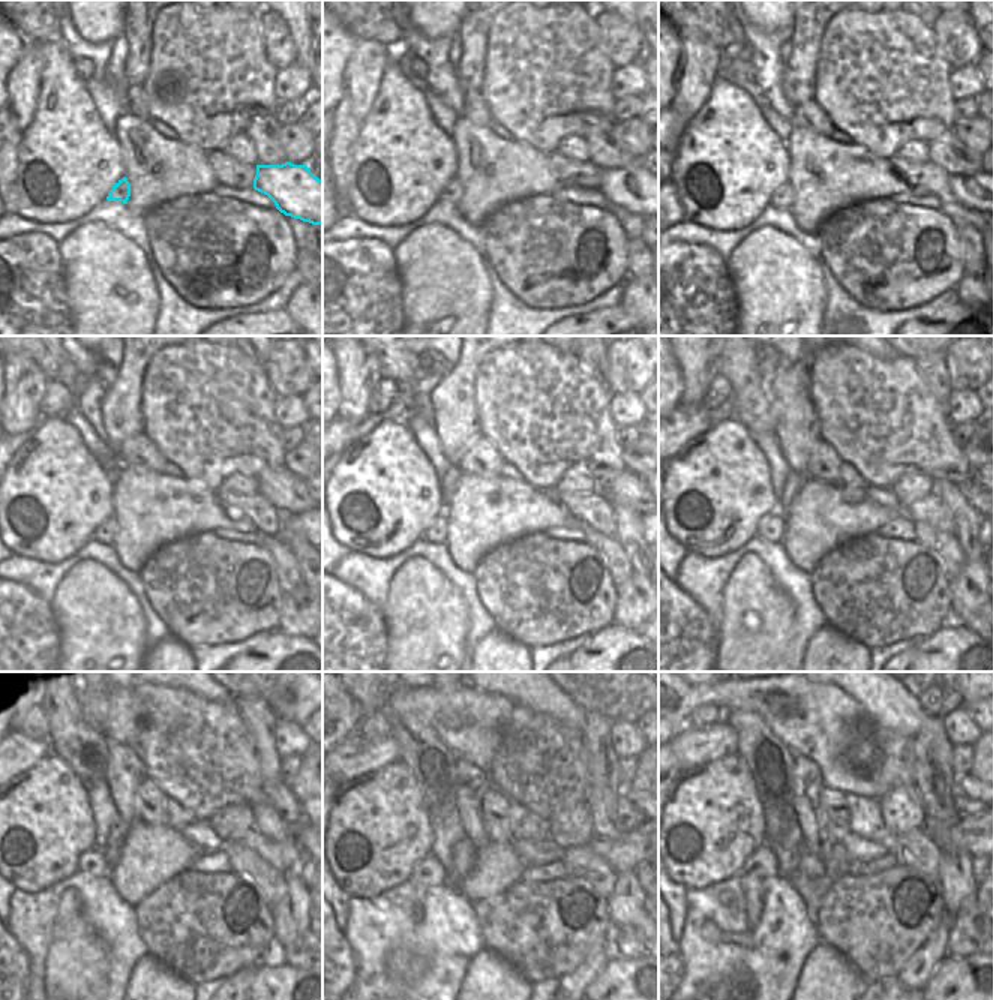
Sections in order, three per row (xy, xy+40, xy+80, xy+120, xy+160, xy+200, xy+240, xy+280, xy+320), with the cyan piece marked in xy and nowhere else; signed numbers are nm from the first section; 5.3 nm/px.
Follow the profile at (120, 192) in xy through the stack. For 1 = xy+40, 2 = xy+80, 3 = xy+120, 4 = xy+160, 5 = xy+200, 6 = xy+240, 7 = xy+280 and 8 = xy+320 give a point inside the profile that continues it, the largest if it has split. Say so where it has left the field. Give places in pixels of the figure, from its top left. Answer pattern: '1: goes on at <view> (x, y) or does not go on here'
1: goes on at xy+40 (453, 192)
2: goes on at xy+80 (783, 197)
3: goes on at xy+120 (105, 531)
4: goes on at xy+160 (438, 532)
5: goes on at xy+200 (771, 528)
6: goes on at xy+240 (92, 862)
7: goes on at xy+280 (428, 871)
8: goes on at xy+320 (759, 870)

